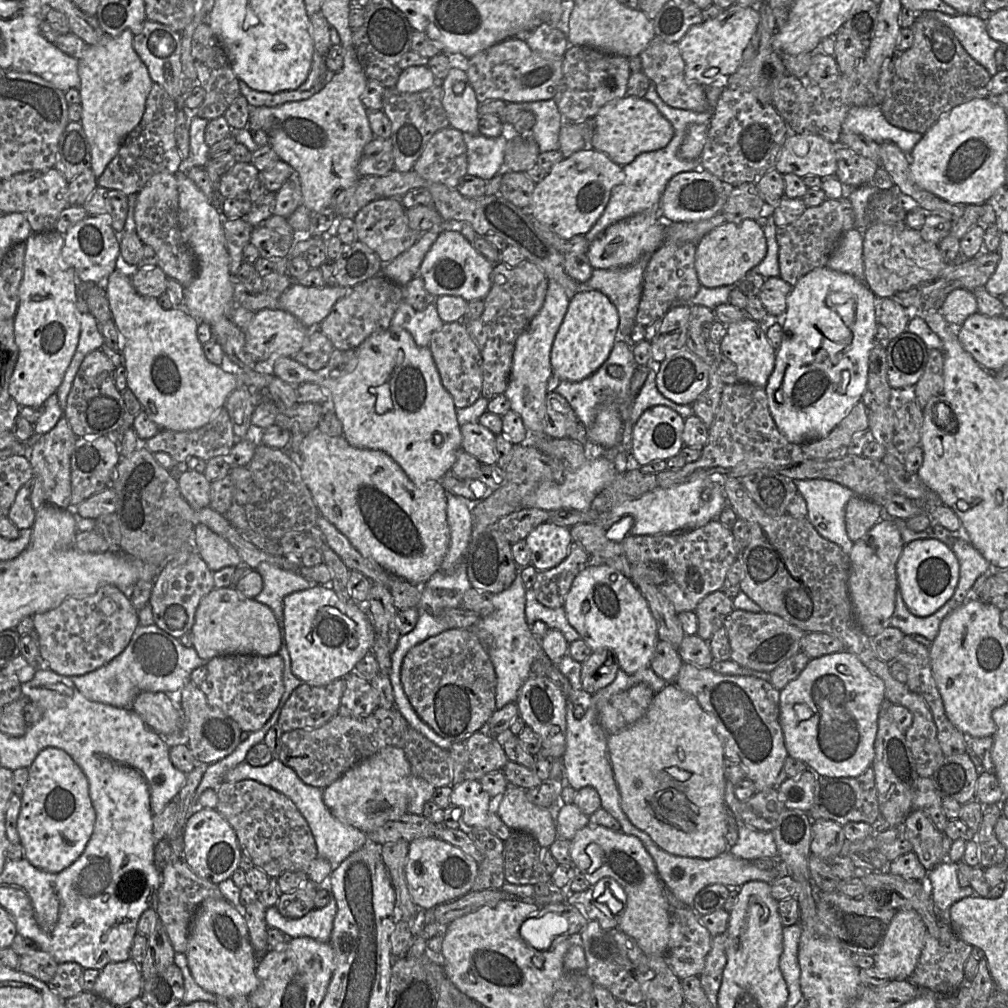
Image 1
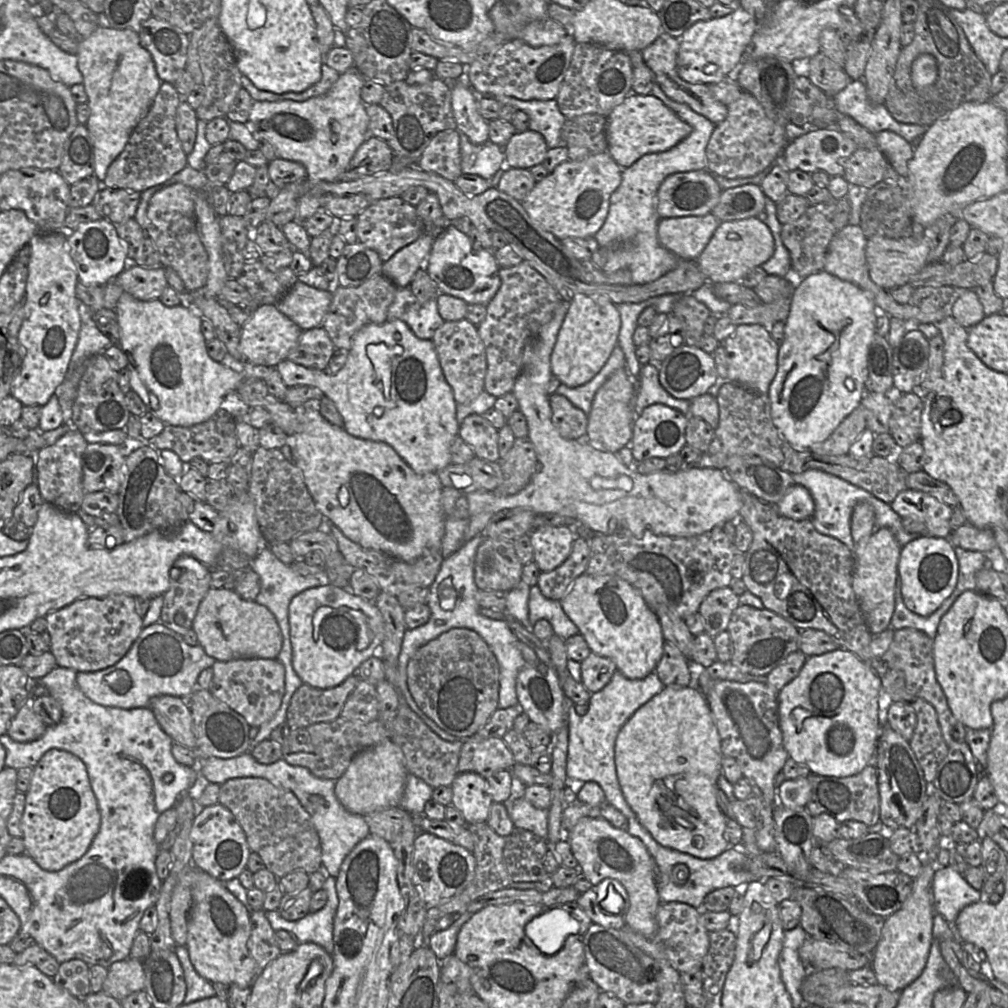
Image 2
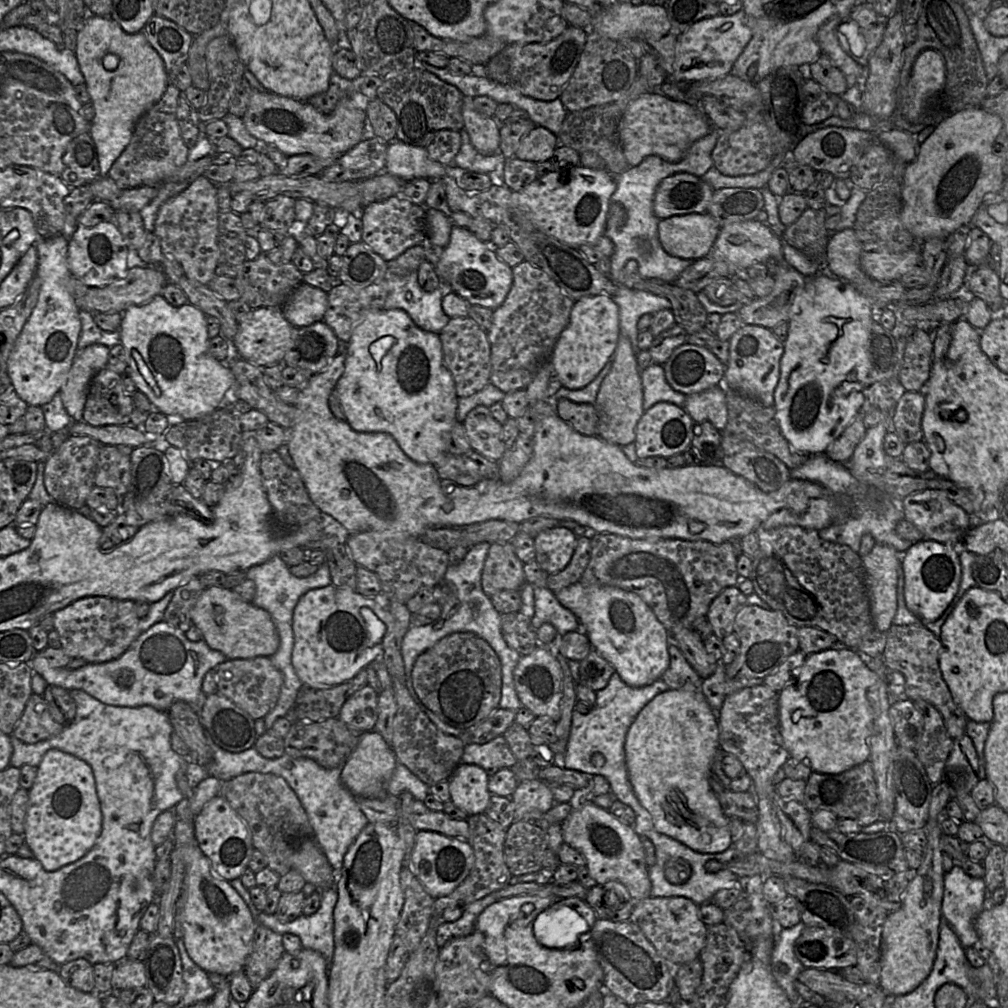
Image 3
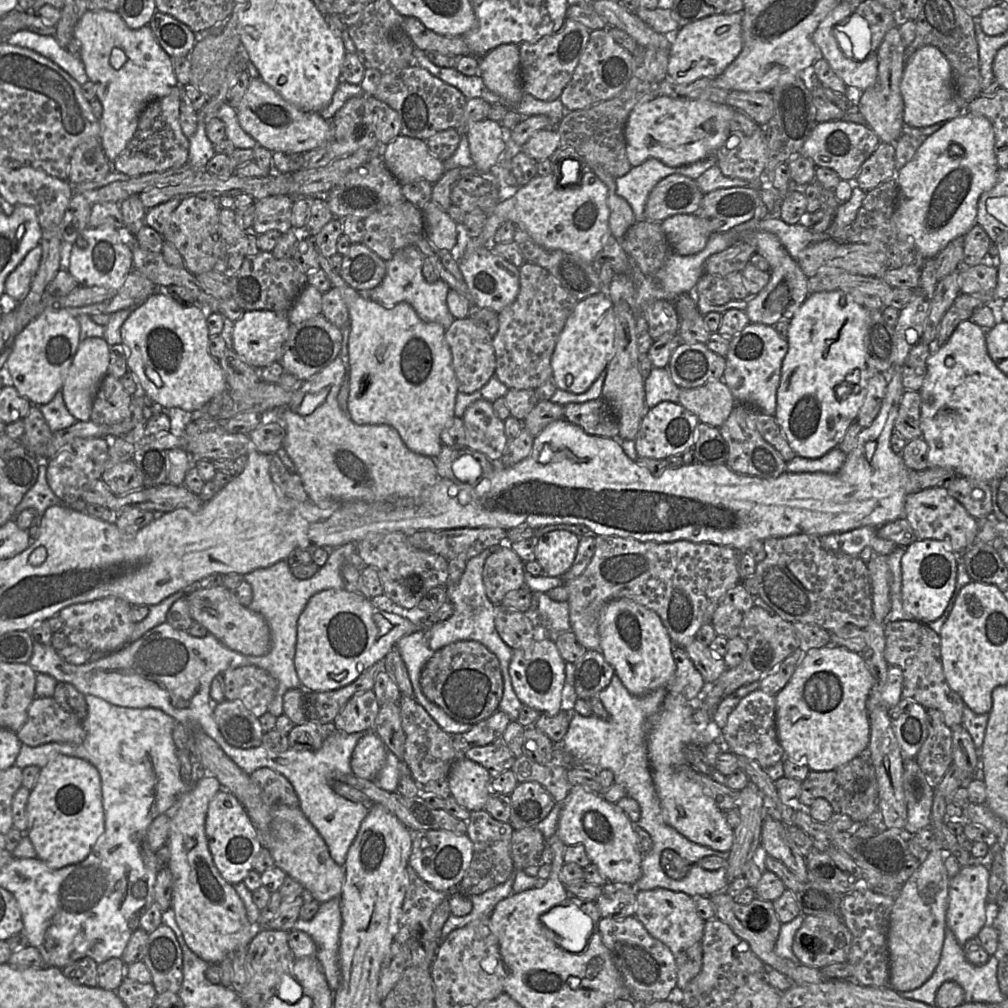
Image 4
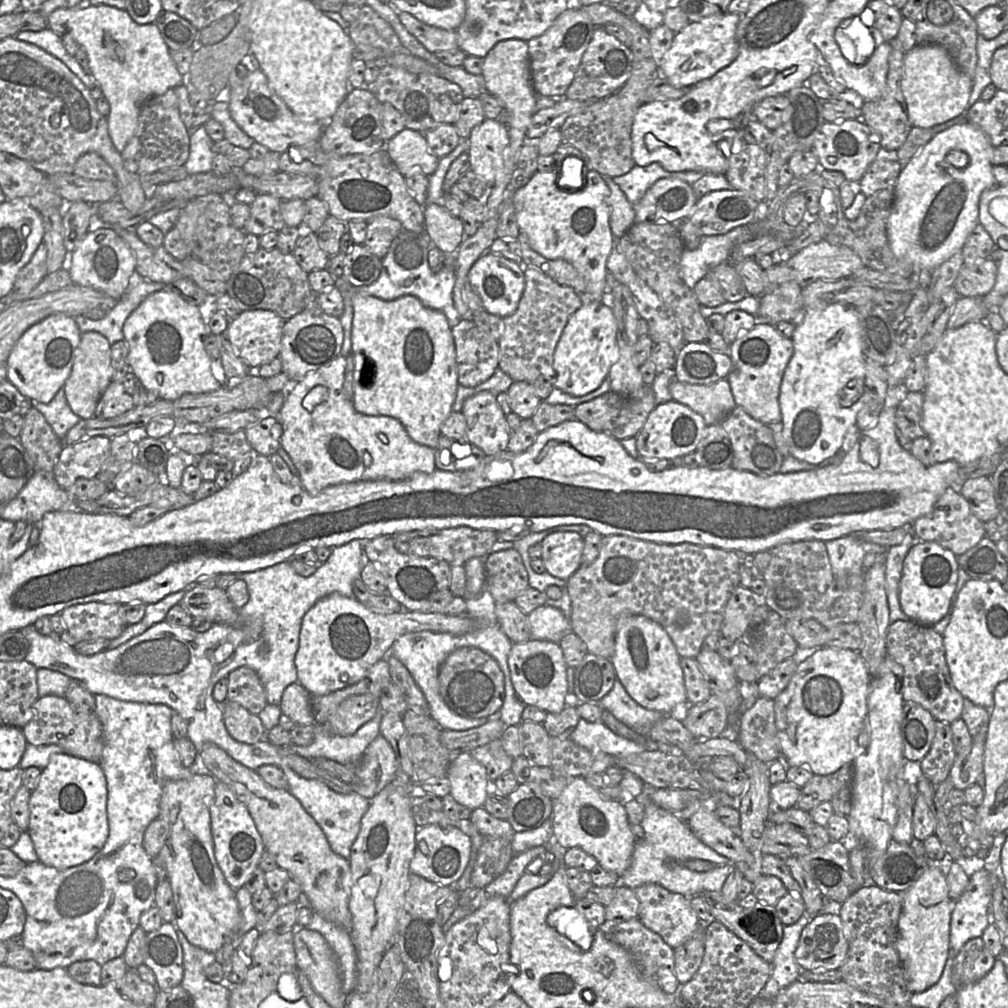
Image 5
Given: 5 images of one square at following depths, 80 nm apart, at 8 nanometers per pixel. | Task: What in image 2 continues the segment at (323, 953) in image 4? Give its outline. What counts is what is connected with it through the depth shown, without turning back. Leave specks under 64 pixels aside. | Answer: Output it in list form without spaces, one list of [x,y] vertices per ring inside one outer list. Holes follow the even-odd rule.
[[[327,876],[323,888],[327,892],[327,901],[317,912],[309,913],[296,921],[285,920],[277,910],[265,911],[265,916],[274,931],[285,930],[298,943],[315,943],[331,955],[334,950],[334,917],[338,908],[336,877]]]

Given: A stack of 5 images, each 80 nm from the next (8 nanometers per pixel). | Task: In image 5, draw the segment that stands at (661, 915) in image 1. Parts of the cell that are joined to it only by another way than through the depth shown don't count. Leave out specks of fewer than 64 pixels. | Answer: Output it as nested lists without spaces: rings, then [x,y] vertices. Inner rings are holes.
[[[584,777],[570,778],[560,797],[554,800],[553,831],[554,836],[563,847],[580,847],[593,855],[603,868],[614,871],[620,876],[630,866],[636,838],[630,829],[625,807],[617,800],[603,797],[586,782]]]

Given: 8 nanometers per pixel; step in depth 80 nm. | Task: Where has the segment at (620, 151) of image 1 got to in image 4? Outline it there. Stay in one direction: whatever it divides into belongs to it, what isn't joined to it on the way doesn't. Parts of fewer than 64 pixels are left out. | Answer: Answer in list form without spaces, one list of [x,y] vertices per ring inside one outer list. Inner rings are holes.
[[[660,95],[644,100],[633,108],[625,124],[627,158],[632,167],[640,165],[648,158],[656,158],[667,166],[677,167],[714,156],[731,133],[730,121],[735,111],[730,105],[710,100],[675,99]]]

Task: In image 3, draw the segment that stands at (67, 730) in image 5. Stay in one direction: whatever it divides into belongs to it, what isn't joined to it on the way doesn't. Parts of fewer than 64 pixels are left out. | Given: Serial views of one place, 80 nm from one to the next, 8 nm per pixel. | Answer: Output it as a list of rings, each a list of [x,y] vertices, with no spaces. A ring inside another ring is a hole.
[[[32,693],[12,735],[33,744],[58,735],[67,724],[56,706],[49,706],[42,695]]]

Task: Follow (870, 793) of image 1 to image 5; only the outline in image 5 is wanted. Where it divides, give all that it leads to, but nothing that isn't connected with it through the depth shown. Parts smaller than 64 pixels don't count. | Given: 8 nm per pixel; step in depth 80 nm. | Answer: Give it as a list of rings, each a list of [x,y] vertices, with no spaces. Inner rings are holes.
[[[853,763],[842,766],[828,775],[812,774],[800,788],[797,807],[809,812],[823,801],[832,805],[834,813],[848,816],[851,809],[854,778]]]

